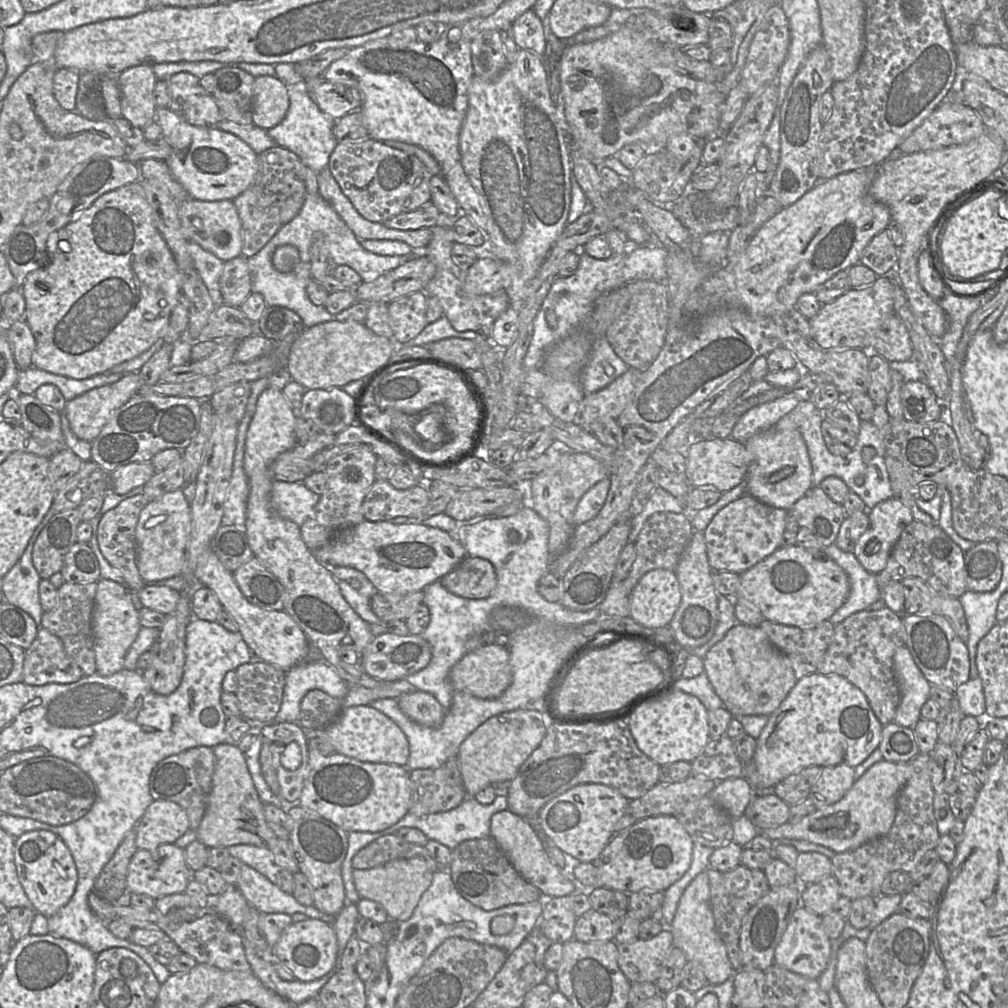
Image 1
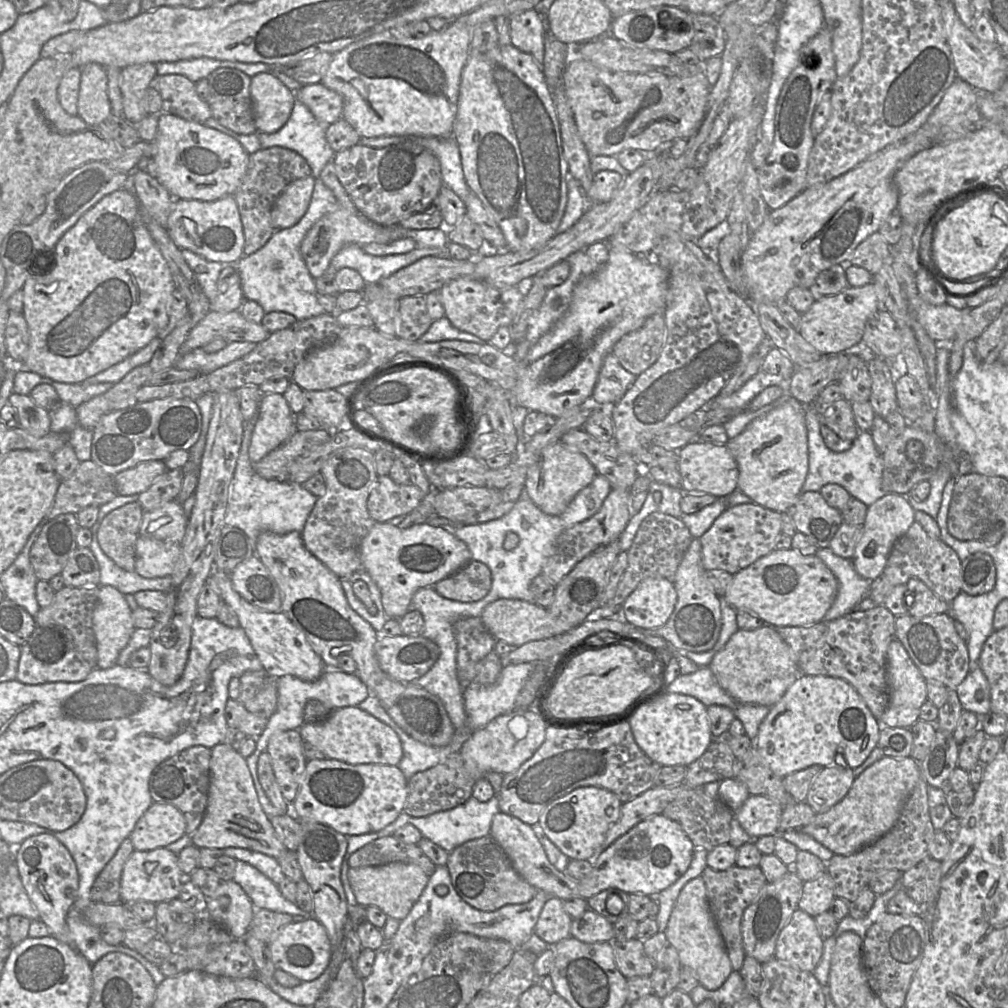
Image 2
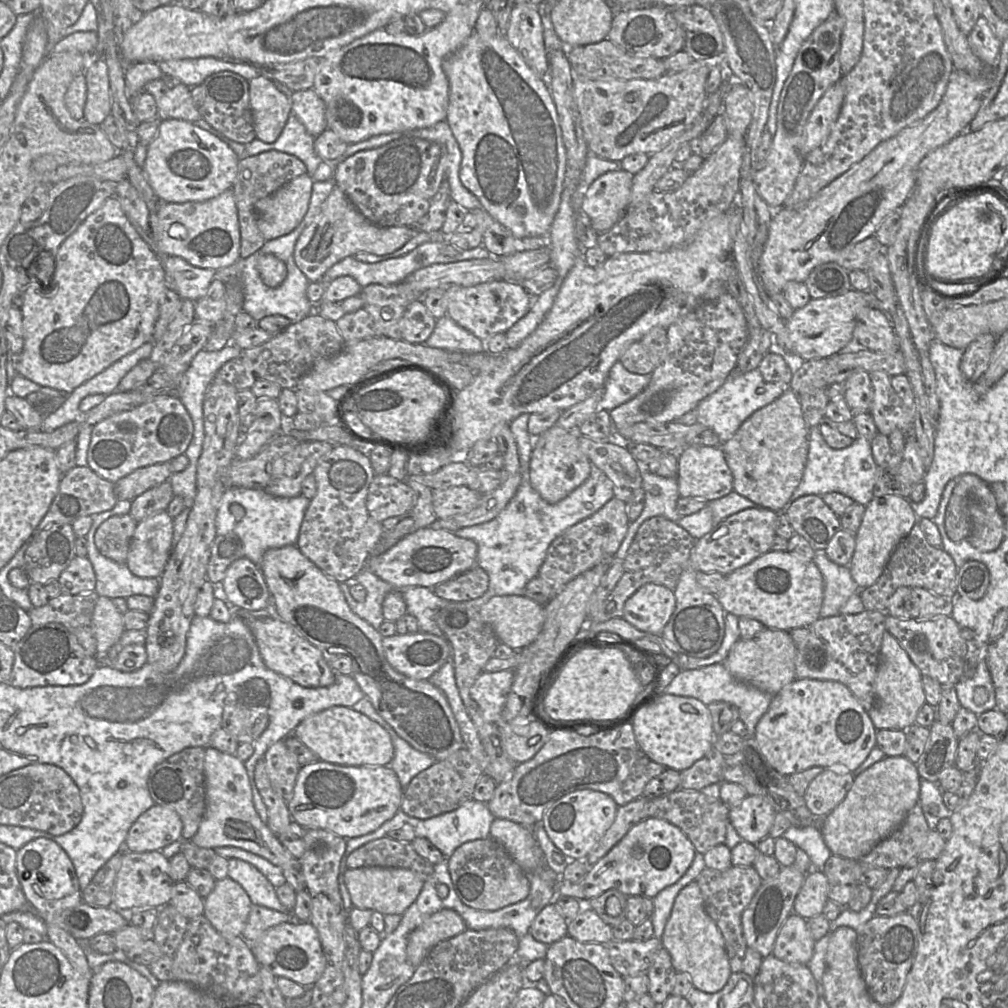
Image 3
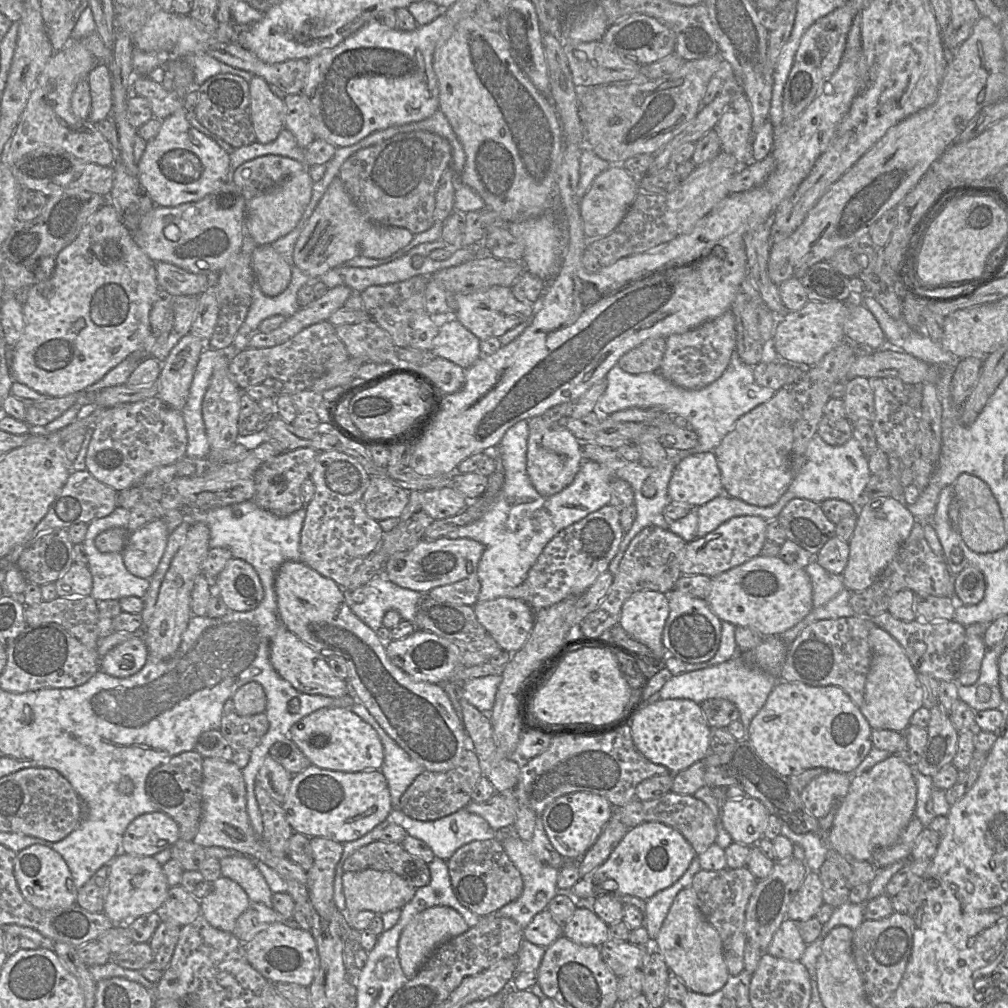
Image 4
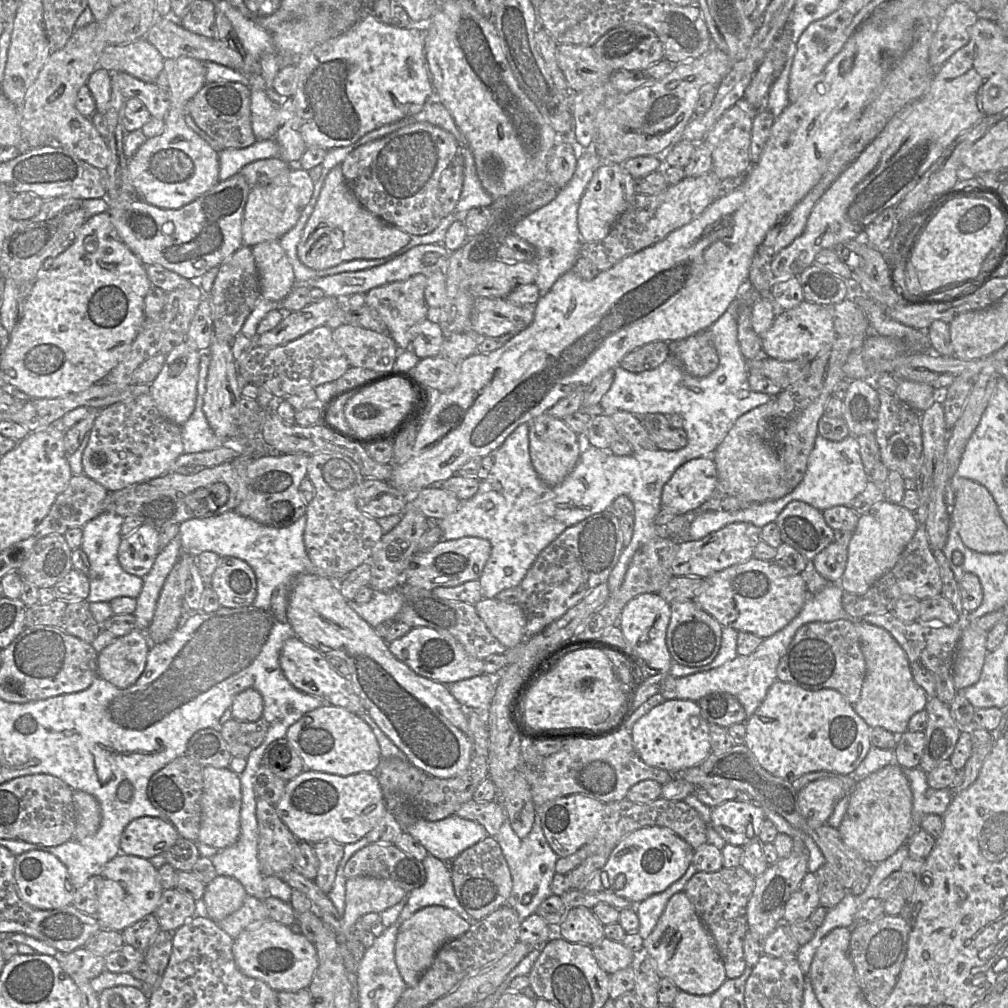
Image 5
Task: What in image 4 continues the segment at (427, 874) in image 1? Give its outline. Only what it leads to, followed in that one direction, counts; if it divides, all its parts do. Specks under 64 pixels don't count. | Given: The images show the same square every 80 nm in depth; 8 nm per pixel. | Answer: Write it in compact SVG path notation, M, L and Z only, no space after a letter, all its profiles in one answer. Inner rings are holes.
M366 869L356 872L344 872L342 876L343 892L345 895L346 909L342 912L348 917L354 917L359 911L368 910L376 914L383 914L388 911L402 908L414 897L416 888L409 885L403 878L393 872Z

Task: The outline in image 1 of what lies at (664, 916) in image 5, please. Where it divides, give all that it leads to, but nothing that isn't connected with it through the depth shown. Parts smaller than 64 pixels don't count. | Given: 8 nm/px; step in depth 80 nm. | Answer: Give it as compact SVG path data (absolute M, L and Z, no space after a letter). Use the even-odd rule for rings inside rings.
M707 872L698 874L684 890L669 928L673 935L673 945L680 948L687 961L698 962L710 984L721 984L734 971L728 958L725 944L720 937L710 907L710 888Z

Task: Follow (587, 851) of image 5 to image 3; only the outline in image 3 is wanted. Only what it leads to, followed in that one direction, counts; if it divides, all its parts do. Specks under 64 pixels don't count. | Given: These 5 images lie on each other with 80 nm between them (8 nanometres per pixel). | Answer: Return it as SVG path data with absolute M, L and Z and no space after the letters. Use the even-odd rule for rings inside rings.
M679 788L667 795L649 799L648 817L664 819L677 826L694 845L696 852L704 854L724 843L729 809L721 800L709 800L701 791Z

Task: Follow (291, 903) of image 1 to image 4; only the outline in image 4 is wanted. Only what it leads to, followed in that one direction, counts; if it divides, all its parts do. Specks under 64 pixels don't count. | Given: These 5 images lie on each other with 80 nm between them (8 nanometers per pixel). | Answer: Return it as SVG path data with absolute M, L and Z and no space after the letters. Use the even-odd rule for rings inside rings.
M246 855L220 859L221 876L237 882L247 893L250 902L272 906L272 891L256 862Z

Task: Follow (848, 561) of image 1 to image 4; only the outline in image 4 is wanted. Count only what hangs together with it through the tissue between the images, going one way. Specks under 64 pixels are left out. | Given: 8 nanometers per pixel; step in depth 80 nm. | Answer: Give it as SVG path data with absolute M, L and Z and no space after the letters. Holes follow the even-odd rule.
M812 560L805 568L812 583L813 607L820 607L829 602L841 590L846 589L841 575L831 574Z

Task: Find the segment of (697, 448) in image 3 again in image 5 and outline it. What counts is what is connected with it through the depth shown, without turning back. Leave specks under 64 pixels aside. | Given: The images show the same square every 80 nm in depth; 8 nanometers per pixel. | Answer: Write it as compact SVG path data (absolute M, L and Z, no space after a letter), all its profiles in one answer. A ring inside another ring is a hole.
M712 456L689 460L664 485L661 506L676 515L692 512L710 498L717 483L718 472Z

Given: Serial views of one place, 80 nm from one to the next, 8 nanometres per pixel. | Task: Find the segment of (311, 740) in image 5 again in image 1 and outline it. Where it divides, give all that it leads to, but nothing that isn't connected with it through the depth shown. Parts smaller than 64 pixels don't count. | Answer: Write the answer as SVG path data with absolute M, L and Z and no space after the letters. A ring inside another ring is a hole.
M370 705L343 708L338 718L320 731L307 731L310 737L326 737L335 752L361 762L397 764L405 767L409 743L403 731L385 714Z

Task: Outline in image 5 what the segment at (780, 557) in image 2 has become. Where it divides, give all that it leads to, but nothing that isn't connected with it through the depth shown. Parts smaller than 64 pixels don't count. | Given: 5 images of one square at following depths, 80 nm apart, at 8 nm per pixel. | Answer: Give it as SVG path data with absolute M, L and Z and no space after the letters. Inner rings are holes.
M751 557L744 563L728 567L706 578L701 593L694 601L701 609L715 618L722 627L731 627L738 632L748 632L766 639L782 630L799 614L808 595L801 574L790 573L773 561Z

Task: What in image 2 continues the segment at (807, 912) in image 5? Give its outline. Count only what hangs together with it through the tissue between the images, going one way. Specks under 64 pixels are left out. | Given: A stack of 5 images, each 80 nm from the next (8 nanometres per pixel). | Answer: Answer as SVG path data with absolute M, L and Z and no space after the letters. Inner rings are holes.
M824 872L803 883L798 908L810 916L816 917L828 911L834 899L834 881L827 872Z

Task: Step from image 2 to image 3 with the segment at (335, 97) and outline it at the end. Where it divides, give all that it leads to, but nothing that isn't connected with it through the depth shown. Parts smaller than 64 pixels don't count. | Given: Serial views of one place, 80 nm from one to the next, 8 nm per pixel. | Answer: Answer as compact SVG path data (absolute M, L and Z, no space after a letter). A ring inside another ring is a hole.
M312 88L293 92L290 99L291 113L296 115L309 134L319 136L327 128L323 100Z

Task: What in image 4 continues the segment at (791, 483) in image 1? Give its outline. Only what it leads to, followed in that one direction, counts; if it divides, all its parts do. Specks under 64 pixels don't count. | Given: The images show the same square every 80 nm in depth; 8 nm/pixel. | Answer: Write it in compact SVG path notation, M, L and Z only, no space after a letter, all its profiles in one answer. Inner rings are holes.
M783 387L767 402L741 416L713 452L725 494L748 504L774 505L789 488L794 474L790 456L794 441L794 410L790 387Z

